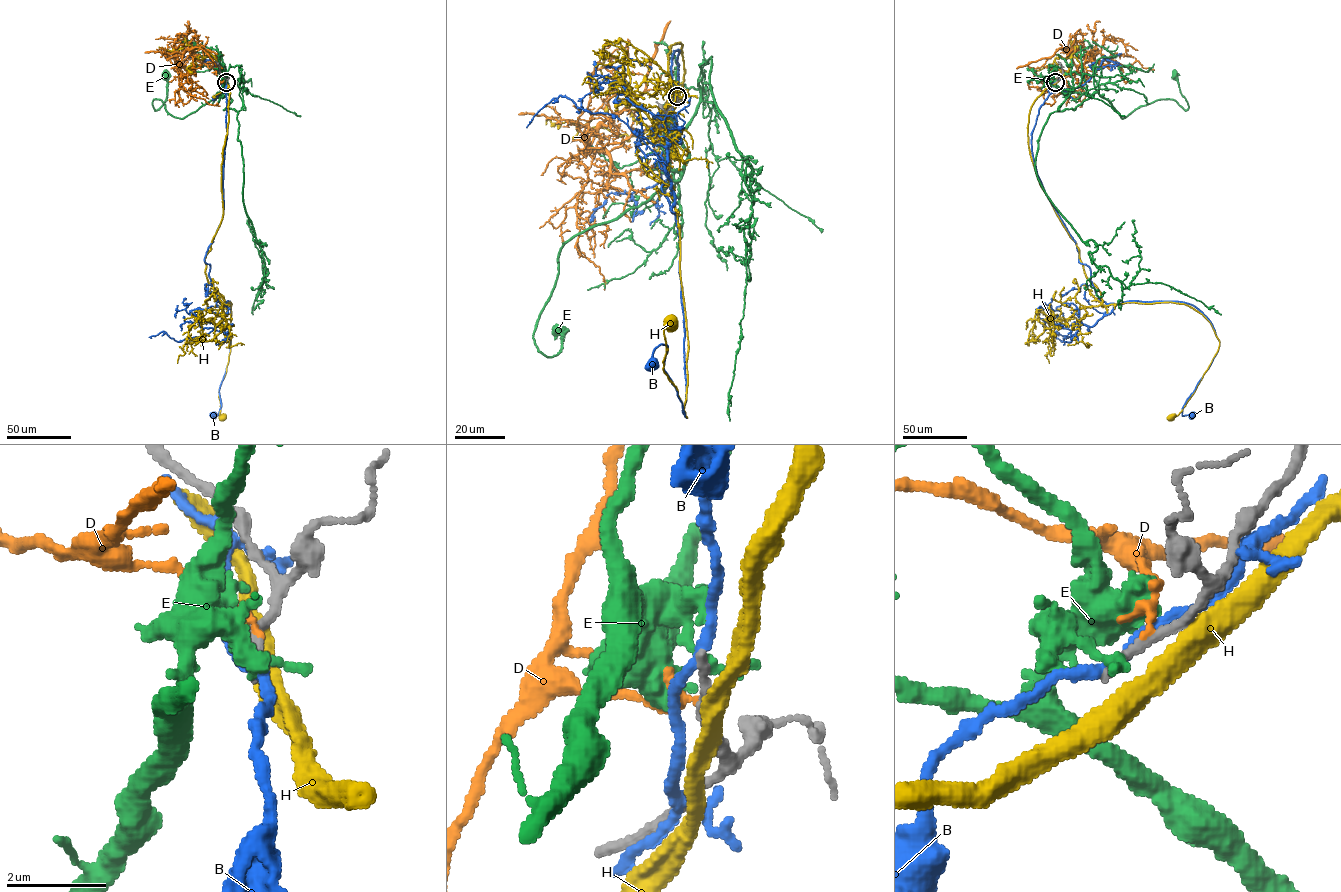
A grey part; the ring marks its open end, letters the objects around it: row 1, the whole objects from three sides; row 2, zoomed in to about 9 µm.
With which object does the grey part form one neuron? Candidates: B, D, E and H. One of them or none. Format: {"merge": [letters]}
{"merge": []}

